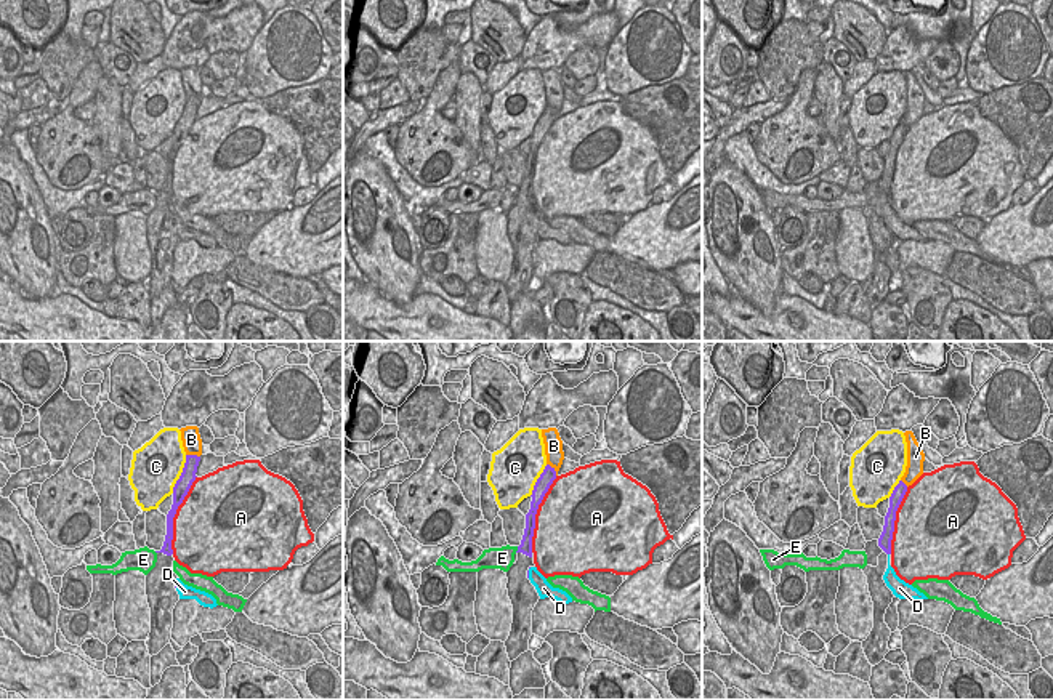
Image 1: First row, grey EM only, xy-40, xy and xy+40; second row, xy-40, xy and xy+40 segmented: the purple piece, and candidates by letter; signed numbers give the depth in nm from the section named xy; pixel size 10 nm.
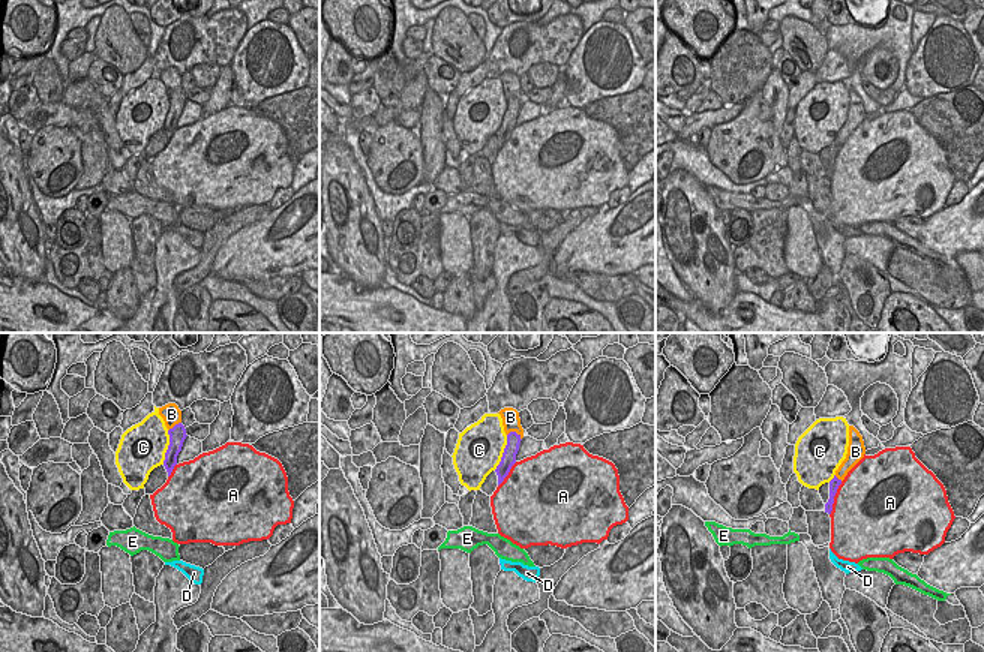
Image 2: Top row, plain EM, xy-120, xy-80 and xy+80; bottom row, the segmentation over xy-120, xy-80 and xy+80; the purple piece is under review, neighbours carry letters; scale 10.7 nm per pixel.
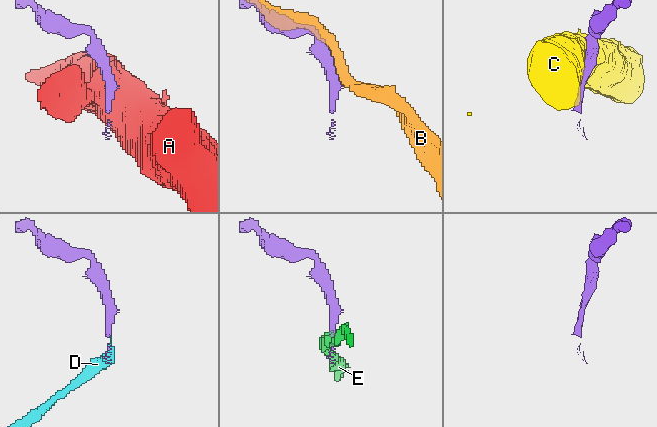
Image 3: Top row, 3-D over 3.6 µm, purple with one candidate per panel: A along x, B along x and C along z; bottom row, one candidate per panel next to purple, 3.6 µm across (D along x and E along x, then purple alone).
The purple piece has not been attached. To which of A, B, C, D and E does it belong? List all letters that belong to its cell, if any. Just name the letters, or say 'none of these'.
none of these

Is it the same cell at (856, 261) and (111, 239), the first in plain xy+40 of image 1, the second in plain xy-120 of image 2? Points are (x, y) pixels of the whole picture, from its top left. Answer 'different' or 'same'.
same

